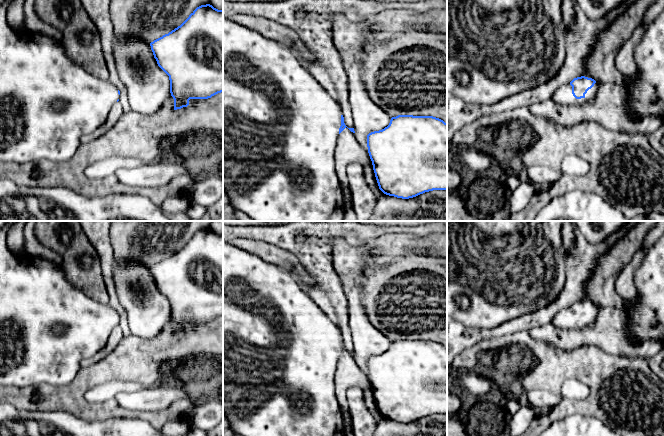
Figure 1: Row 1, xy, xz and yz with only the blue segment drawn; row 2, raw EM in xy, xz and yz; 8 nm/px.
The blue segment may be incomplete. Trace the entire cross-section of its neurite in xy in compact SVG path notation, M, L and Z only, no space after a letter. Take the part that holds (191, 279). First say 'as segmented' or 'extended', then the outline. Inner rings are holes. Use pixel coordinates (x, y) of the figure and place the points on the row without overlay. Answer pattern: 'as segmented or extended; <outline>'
as segmented; M210 228L197 231L177 252L150 267L158 290L169 300L174 334L187 331L190 323L208 323L223 316L223 234Z

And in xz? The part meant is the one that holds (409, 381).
as segmented; M398 339L387 351L367 359L367 371L379 413L402 423L433 414L447 414L447 347L433 340Z

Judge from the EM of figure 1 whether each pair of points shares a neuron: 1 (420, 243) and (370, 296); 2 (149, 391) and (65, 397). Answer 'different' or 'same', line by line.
1: same
2: different

